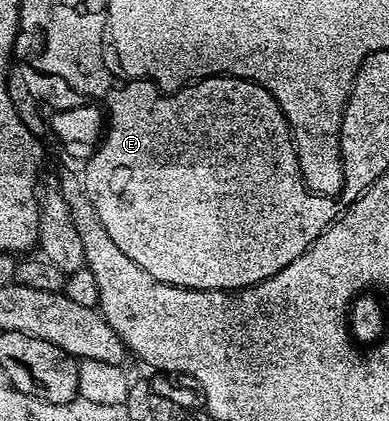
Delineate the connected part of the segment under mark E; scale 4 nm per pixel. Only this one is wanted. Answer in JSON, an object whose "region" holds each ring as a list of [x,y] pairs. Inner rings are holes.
{"region":[[[206,76],[203,80],[195,80],[173,94],[165,94],[160,88],[142,94],[142,79],[131,79],[116,86],[116,100],[112,104],[112,115],[104,128],[104,135],[98,149],[85,161],[86,173],[80,179],[92,206],[96,206],[96,215],[104,222],[104,230],[108,230],[108,238],[120,246],[140,270],[152,274],[156,282],[171,284],[177,288],[191,288],[205,292],[233,292],[239,288],[251,288],[276,275],[288,262],[300,258],[310,243],[336,219],[336,212],[328,208],[327,199],[317,196],[306,186],[299,172],[298,152],[294,149],[294,136],[290,132],[290,124],[284,118],[280,106],[264,90],[262,84],[254,84],[250,80],[241,80],[239,76]]]}

